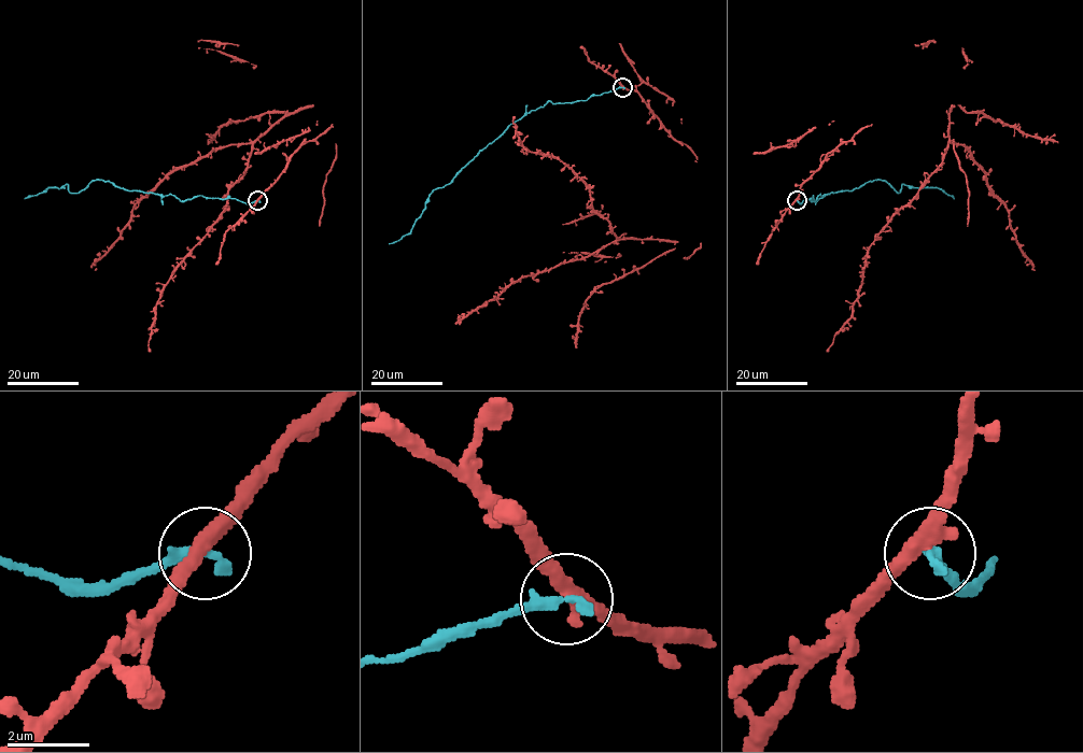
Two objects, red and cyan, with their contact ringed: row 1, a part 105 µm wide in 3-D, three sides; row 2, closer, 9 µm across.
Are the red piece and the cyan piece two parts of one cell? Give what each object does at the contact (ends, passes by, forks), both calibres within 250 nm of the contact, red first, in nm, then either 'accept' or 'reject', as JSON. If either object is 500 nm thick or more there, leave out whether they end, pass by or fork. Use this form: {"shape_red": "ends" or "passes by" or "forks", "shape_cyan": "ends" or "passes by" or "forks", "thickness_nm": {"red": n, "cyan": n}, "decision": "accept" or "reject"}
{"shape_red": "passes by", "shape_cyan": "ends", "thickness_nm": {"red": 400, "cyan": 340}, "decision": "reject"}

